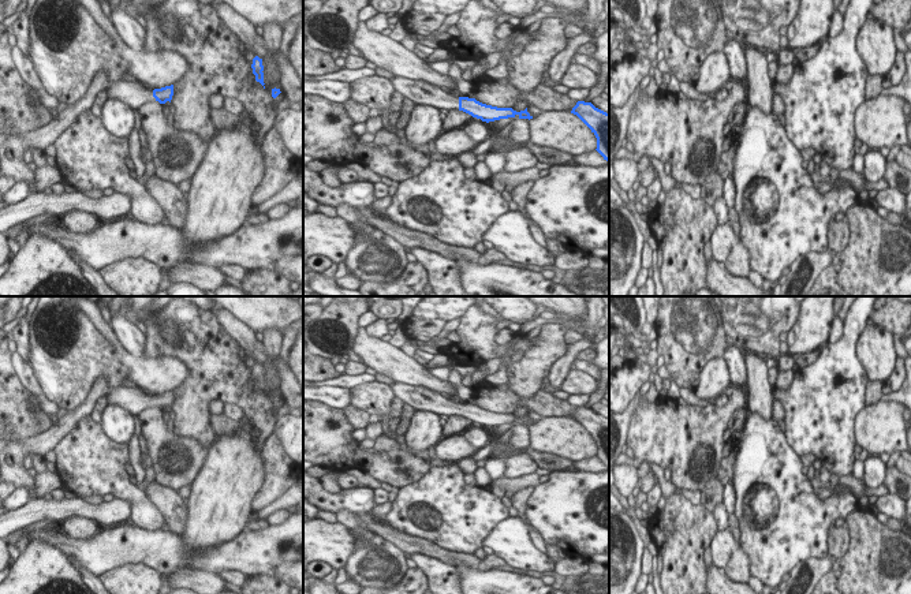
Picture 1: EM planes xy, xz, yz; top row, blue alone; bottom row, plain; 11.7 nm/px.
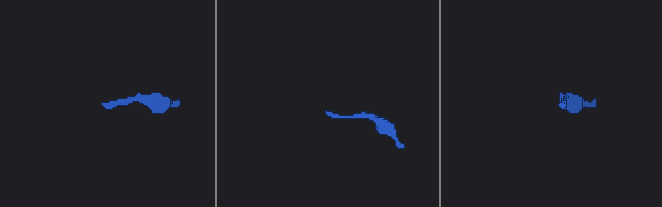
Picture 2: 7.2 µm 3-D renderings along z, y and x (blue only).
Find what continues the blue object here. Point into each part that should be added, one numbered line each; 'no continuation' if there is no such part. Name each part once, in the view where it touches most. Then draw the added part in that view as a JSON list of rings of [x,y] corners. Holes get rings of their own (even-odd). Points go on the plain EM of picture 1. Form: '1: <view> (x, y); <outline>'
1: xz (421, 399); [[[400,382],[389,385],[393,396],[415,411],[428,411],[436,415],[459,415],[459,400],[452,400],[421,386],[408,386]]]

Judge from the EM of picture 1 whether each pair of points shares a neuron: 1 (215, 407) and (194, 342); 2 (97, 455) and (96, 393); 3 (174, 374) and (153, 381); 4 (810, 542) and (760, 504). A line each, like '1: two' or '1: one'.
1: two
2: two
3: one
4: one

